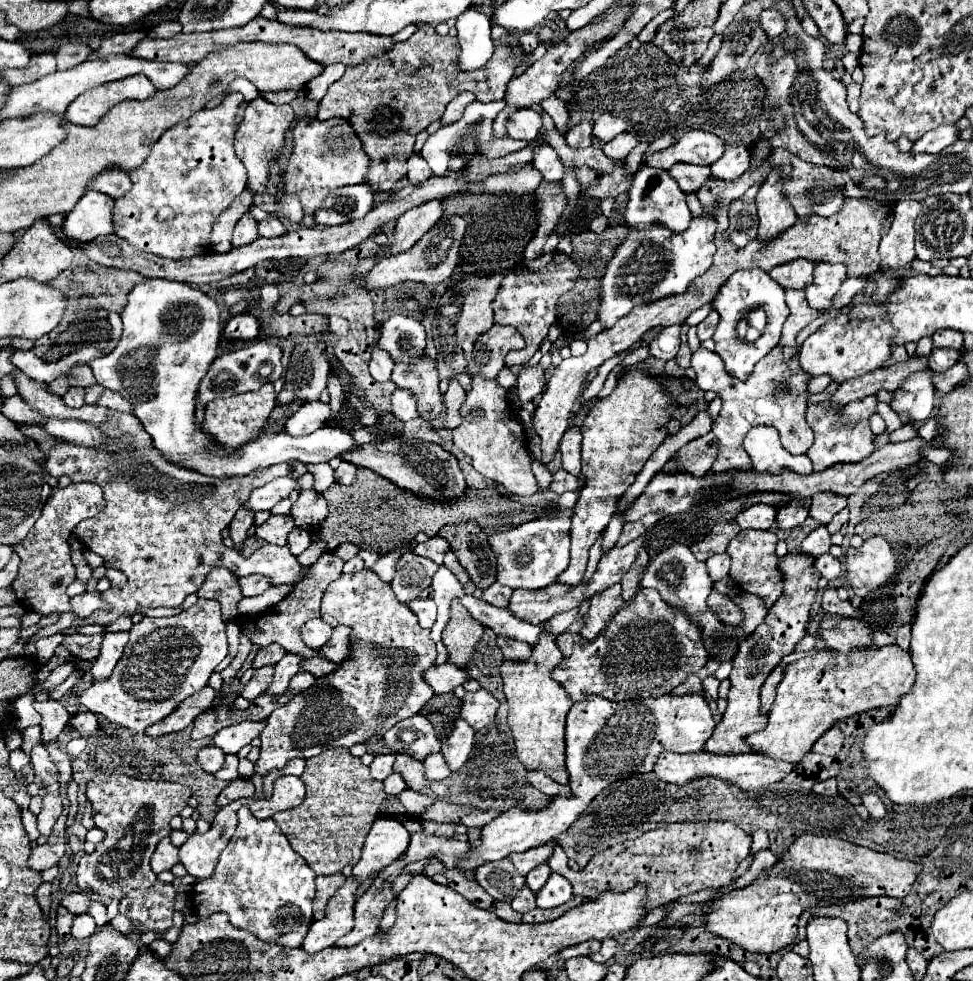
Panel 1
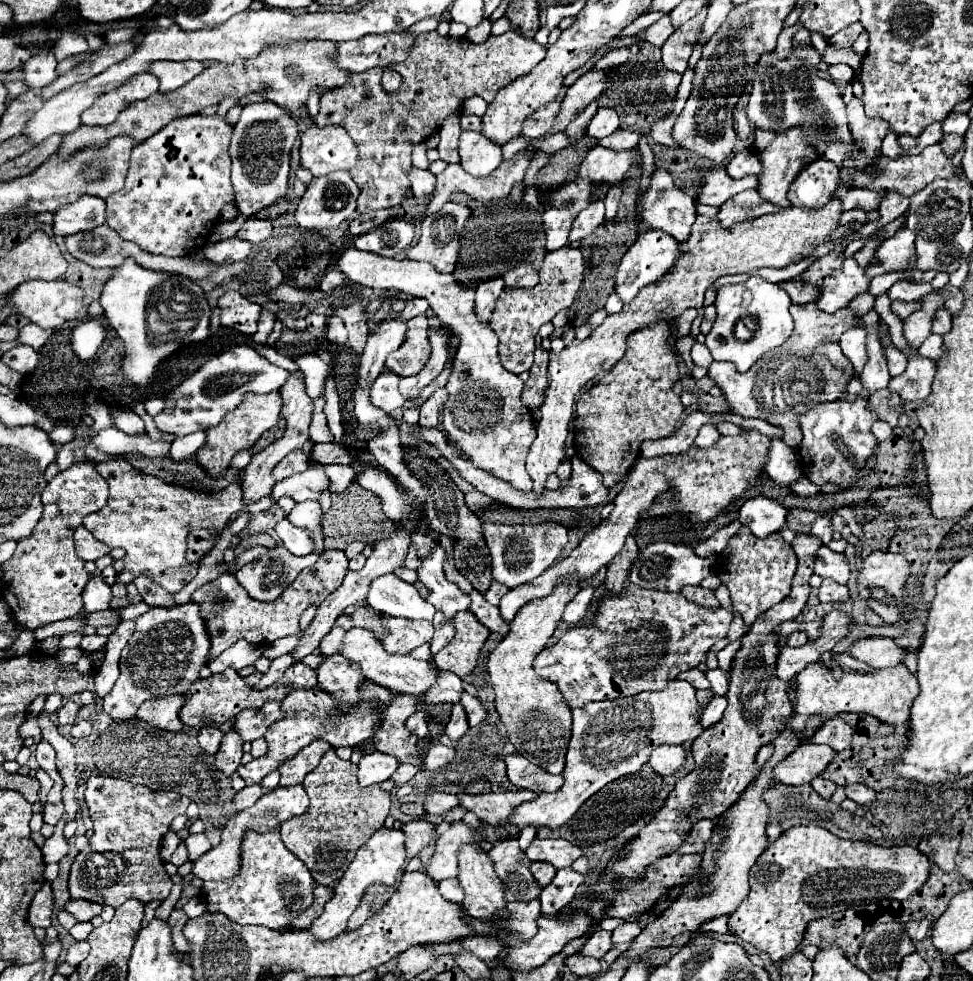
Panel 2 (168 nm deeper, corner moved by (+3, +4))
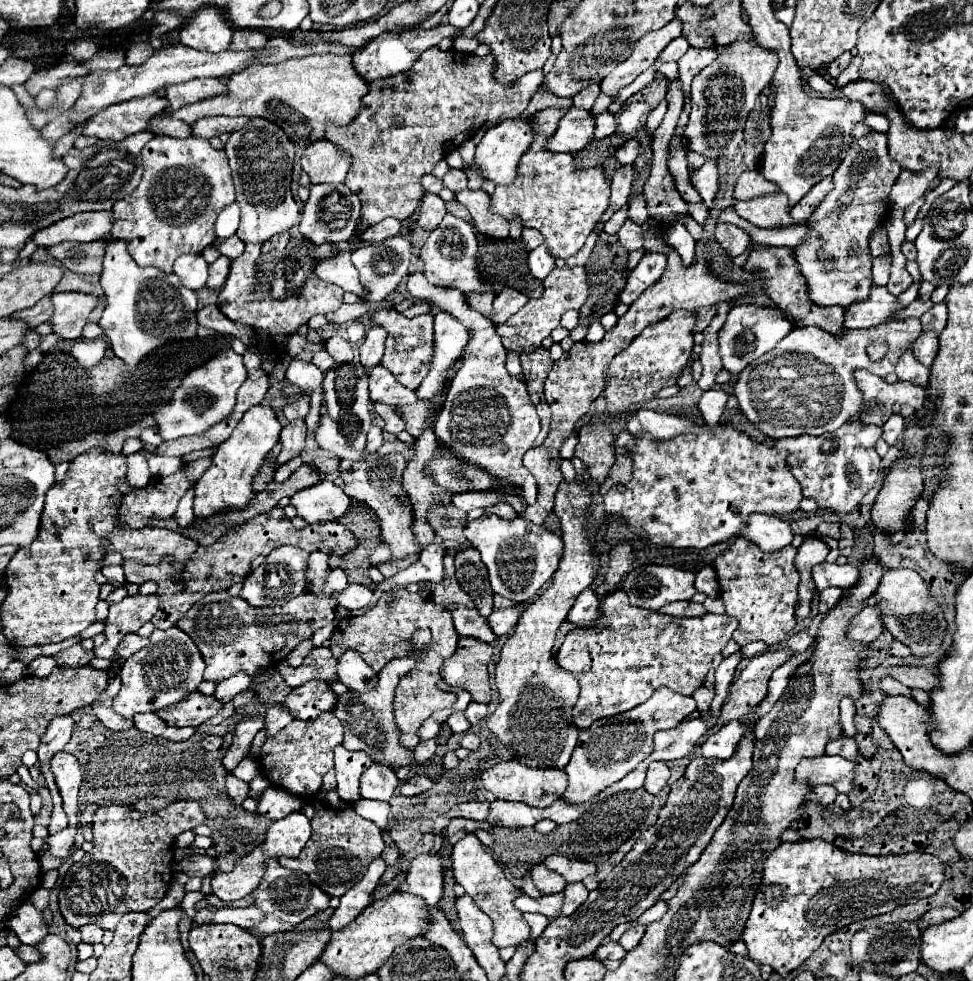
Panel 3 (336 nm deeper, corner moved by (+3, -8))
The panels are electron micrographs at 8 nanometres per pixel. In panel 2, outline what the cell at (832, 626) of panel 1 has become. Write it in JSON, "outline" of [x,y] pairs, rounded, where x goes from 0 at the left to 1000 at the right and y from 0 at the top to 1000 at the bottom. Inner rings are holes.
{"outline":[[[908,648],[881,650],[871,663],[873,669],[893,677],[895,681],[912,681],[912,679],[926,677],[928,665],[930,663],[920,659],[920,654],[916,650],[908,650]]]}

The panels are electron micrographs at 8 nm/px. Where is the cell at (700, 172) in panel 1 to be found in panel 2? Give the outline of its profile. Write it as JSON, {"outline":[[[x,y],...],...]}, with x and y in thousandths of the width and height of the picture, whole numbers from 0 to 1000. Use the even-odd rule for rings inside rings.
{"outline":[[[716,171],[712,177],[718,179],[718,200],[716,206],[720,208],[731,208],[731,210],[741,210],[745,204],[753,202],[755,198],[768,194],[768,192],[778,192],[778,179],[768,179],[762,183],[749,181],[745,171]]]}

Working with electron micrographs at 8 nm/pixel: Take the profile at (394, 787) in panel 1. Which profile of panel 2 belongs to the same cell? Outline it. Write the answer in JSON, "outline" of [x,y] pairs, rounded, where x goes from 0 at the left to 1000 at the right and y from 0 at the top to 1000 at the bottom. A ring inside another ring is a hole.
{"outline":[[[410,779],[410,783],[408,783],[406,789],[402,791],[402,795],[412,801],[412,799],[418,799],[429,787],[431,787],[431,783],[424,781],[424,779]]]}

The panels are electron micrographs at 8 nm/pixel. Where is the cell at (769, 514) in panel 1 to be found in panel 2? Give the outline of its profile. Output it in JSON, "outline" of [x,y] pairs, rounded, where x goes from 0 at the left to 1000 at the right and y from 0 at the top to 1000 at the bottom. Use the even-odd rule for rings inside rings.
{"outline":[[[776,506],[762,516],[760,532],[770,536],[770,540],[778,548],[786,548],[788,544],[799,542],[805,536],[809,524],[809,518],[803,516],[801,512],[786,506]]]}

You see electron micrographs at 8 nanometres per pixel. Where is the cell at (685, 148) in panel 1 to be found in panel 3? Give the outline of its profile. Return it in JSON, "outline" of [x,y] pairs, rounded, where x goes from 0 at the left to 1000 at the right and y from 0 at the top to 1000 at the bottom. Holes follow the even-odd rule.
{"outline":[[[556,249],[554,253],[550,253],[544,263],[542,263],[542,273],[544,273],[544,279],[550,283],[550,285],[558,285],[568,273],[570,273],[570,263],[564,259],[562,255],[562,249]]]}

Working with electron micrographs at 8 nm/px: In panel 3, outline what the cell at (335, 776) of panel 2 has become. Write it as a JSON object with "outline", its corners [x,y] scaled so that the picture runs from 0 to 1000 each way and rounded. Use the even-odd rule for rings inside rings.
{"outline":[[[346,805],[342,807],[326,807],[320,813],[324,822],[324,832],[320,836],[322,842],[322,852],[311,864],[311,869],[305,875],[287,875],[287,879],[293,885],[303,885],[309,887],[318,893],[318,897],[334,907],[338,913],[353,913],[361,903],[373,895],[377,889],[379,879],[383,879],[387,873],[392,873],[396,858],[394,858],[394,848],[392,844],[381,838],[371,834],[365,826],[363,820],[357,820],[348,813]]]}

